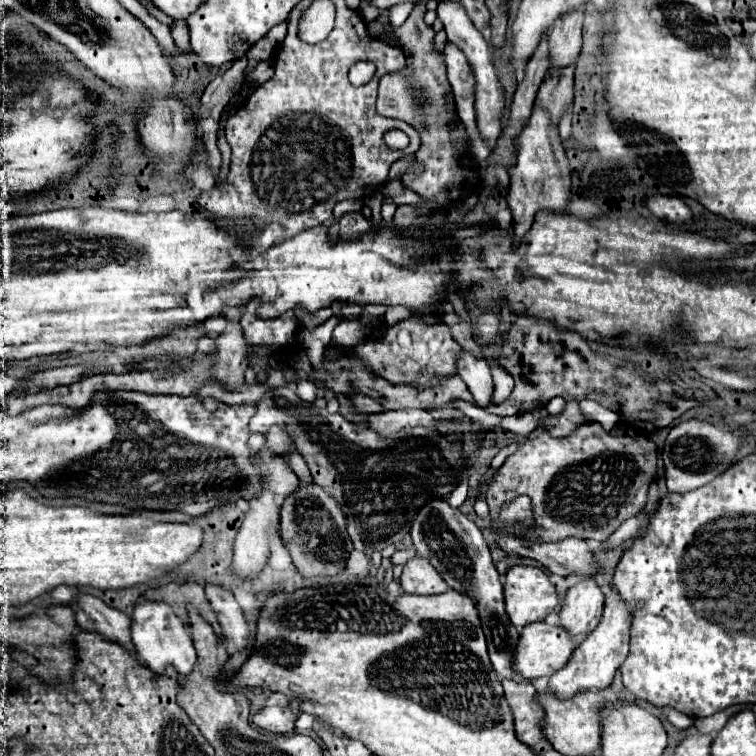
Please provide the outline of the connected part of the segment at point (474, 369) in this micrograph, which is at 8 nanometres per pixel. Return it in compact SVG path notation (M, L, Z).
M465 352L459 358L457 370L459 370L457 374L463 378L475 402L481 406L487 406L493 396L493 388L495 388L487 362Z

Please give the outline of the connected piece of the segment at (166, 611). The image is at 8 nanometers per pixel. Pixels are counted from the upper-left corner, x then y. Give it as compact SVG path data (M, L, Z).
M139 600L133 610L133 642L139 652L139 658L145 660L145 664L155 672L155 674L165 674L165 670L171 666L177 674L189 676L195 668L197 654L191 642L191 636L187 634L185 624L175 616L175 612L169 608L165 602L149 602L149 600Z

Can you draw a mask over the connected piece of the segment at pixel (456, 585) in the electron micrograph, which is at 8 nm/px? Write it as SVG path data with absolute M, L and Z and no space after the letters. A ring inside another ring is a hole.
M431 498L415 514L415 520L411 522L411 538L413 538L413 546L415 546L417 554L425 556L437 568L437 572L443 576L443 580L449 584L449 588L463 592L477 602L481 626L483 626L483 632L487 638L489 658L491 658L495 672L507 680L509 678L521 680L521 676L513 668L515 648L519 642L519 630L511 624L511 620L505 612L503 584L491 562L491 554L483 540L481 530L471 520L467 520L467 516L459 508L453 508L447 500Z

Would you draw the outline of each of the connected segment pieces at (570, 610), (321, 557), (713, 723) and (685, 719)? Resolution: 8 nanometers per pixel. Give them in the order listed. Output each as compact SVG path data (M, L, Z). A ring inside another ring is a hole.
M585 576L567 590L567 598L559 612L559 624L567 628L577 640L581 640L599 624L603 604L605 594L601 592L595 576Z
M301 482L295 492L285 496L281 506L281 536L295 568L305 578L339 574L353 550L347 536L347 518L343 516L343 510L337 500L315 482Z
M731 706L731 708L723 710L723 712L717 712L717 714L707 716L707 718L695 718L695 728L699 732L705 732L705 734L715 734L715 732L719 732L723 728L725 720L735 712L737 712L737 706Z
M661 708L661 712L663 712L663 714L667 716L667 720L669 720L673 726L677 726L677 728L689 728L689 726L693 724L693 718L677 712L675 708Z

